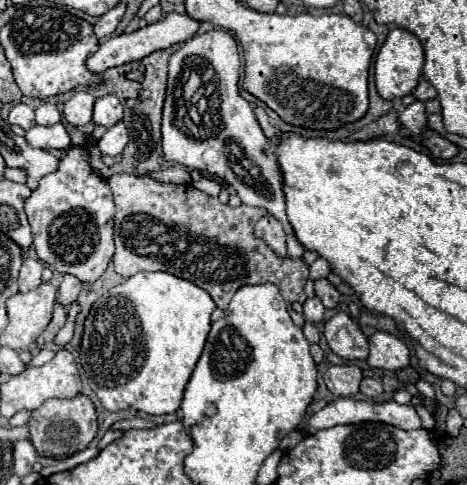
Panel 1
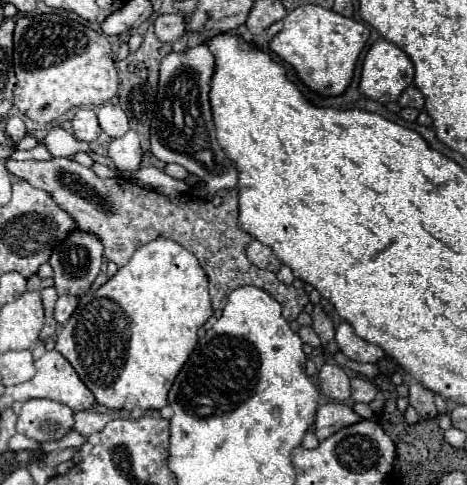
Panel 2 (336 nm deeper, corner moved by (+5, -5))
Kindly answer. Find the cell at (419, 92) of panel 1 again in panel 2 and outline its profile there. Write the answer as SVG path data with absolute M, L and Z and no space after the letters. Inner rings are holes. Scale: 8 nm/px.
M409 85L399 97L399 105L401 107L415 107L421 111L425 107L425 97L421 95L421 91L415 85Z

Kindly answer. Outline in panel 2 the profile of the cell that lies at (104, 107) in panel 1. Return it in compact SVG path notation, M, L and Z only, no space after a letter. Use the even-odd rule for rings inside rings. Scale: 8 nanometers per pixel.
M103 103L101 107L97 107L97 119L99 119L101 129L109 137L121 137L121 135L125 135L129 131L127 115L123 113L123 109L119 105Z

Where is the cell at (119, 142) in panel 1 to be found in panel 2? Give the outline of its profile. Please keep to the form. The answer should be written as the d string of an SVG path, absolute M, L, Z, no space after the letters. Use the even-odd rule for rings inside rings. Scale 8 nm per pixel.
M127 131L119 139L111 139L109 143L109 157L115 163L117 169L123 171L135 171L141 163L141 147L135 131Z

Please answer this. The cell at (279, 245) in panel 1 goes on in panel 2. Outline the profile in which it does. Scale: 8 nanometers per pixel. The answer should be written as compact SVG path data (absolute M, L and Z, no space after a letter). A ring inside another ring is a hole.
M255 239L247 245L247 257L259 269L267 269L267 271L277 273L279 267L281 267L281 261L273 255L273 249L263 245L263 243L259 243L259 241L255 241Z

